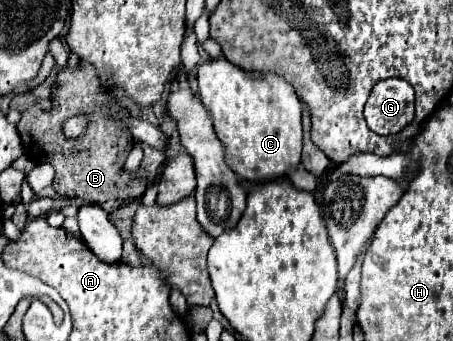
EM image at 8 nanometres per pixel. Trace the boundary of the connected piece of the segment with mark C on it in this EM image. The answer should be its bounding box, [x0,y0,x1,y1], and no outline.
[197,56,301,182]

